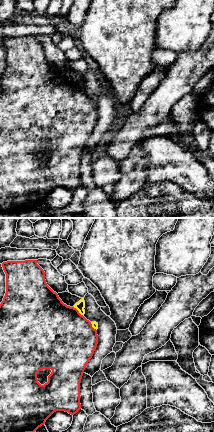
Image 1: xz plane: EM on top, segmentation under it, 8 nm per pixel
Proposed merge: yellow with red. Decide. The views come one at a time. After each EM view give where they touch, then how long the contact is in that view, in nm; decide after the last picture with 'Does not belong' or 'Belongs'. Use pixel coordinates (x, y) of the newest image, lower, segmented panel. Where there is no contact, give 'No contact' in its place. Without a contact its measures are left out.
Touches yellow at (78, 310). Shared border 120 nm

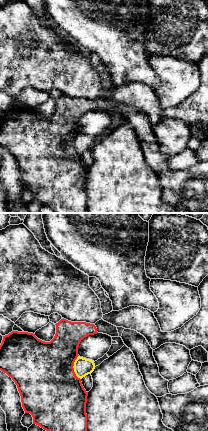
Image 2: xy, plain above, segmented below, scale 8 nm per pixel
Touches yellow at (73, 367). Shared border 200 nm

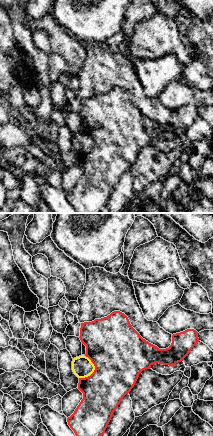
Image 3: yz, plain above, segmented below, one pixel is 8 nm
Touches yellow at (94, 369). Shared border 200 nm

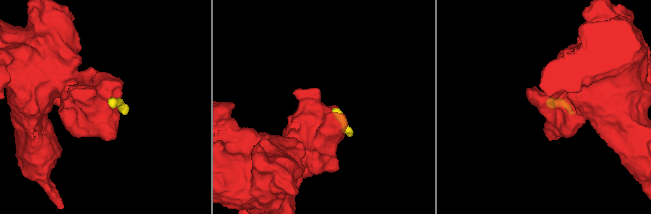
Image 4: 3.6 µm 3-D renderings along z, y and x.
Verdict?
Does not belong

